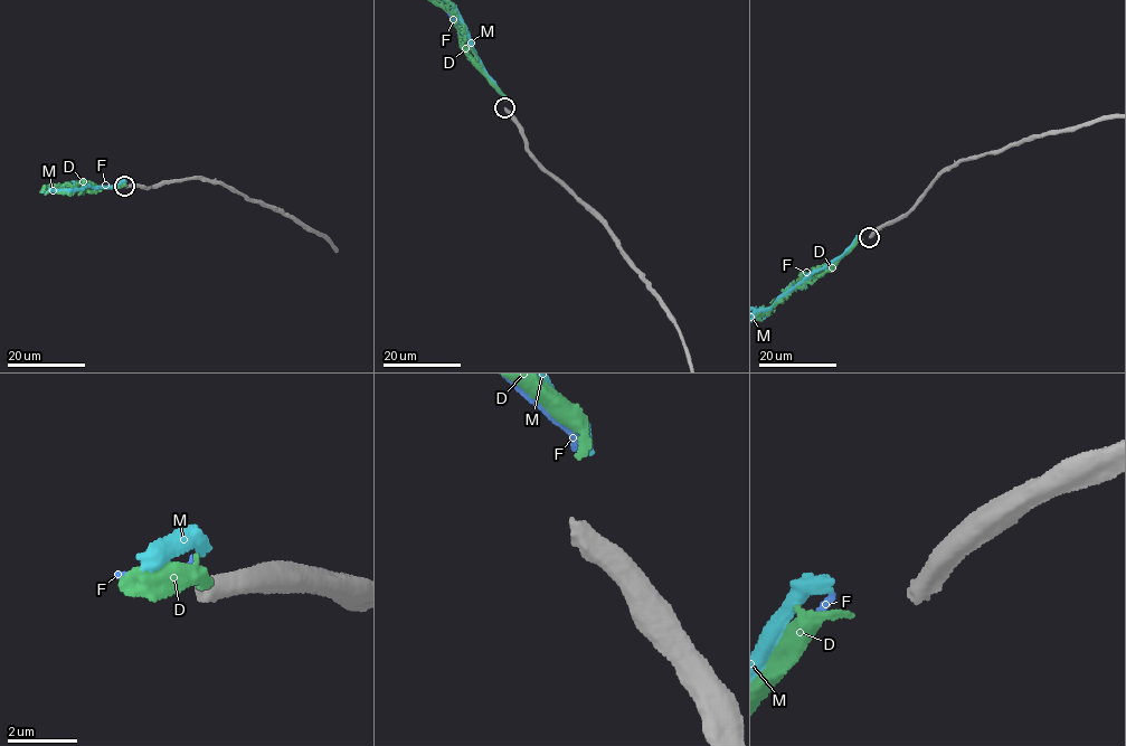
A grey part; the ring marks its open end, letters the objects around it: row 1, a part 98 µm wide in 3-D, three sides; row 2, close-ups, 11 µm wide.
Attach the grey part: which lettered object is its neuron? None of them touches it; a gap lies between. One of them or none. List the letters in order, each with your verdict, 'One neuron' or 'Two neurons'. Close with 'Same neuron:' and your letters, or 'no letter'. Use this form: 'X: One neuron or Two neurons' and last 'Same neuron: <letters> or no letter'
D: One neuron
F: Two neurons
M: Two neurons
Same neuron: D

